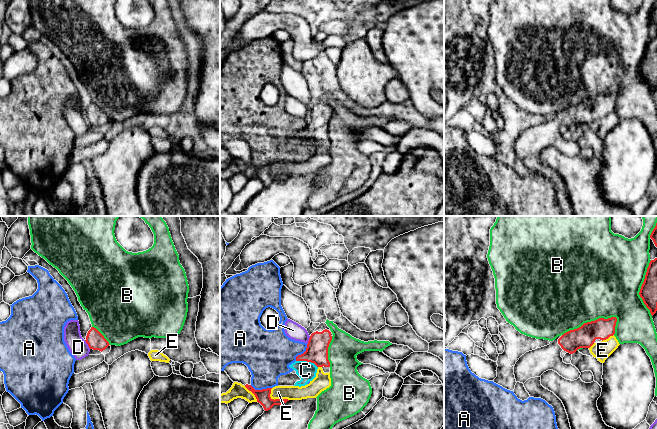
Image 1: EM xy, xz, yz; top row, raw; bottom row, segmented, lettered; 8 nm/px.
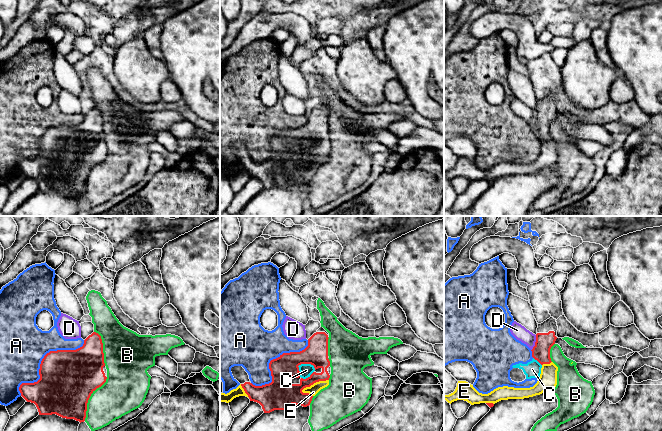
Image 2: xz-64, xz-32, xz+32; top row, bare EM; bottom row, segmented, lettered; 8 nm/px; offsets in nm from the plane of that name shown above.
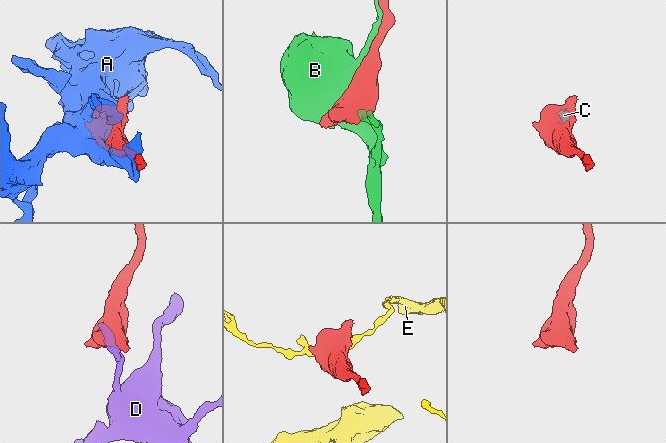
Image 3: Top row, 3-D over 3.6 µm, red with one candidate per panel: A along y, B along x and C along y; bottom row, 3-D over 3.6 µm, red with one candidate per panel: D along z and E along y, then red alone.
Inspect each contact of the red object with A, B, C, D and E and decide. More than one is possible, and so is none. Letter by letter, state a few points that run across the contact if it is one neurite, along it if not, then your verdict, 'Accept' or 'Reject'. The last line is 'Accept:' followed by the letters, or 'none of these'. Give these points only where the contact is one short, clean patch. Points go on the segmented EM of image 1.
A: Reject
B: Reject
C: Line: xz (296, 360), (310, 361), (317, 367). Reject
D: Reject
E: Reject
Accept: none of these

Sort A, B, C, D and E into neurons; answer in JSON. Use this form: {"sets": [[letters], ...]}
{"sets": [["A", "C"], ["B"], ["D"], ["E"]]}

